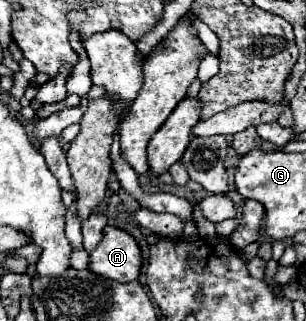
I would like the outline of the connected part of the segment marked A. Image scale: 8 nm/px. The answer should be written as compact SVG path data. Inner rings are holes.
M105 226L103 240L89 254L89 270L117 282L137 280L141 270L141 250L125 230Z

